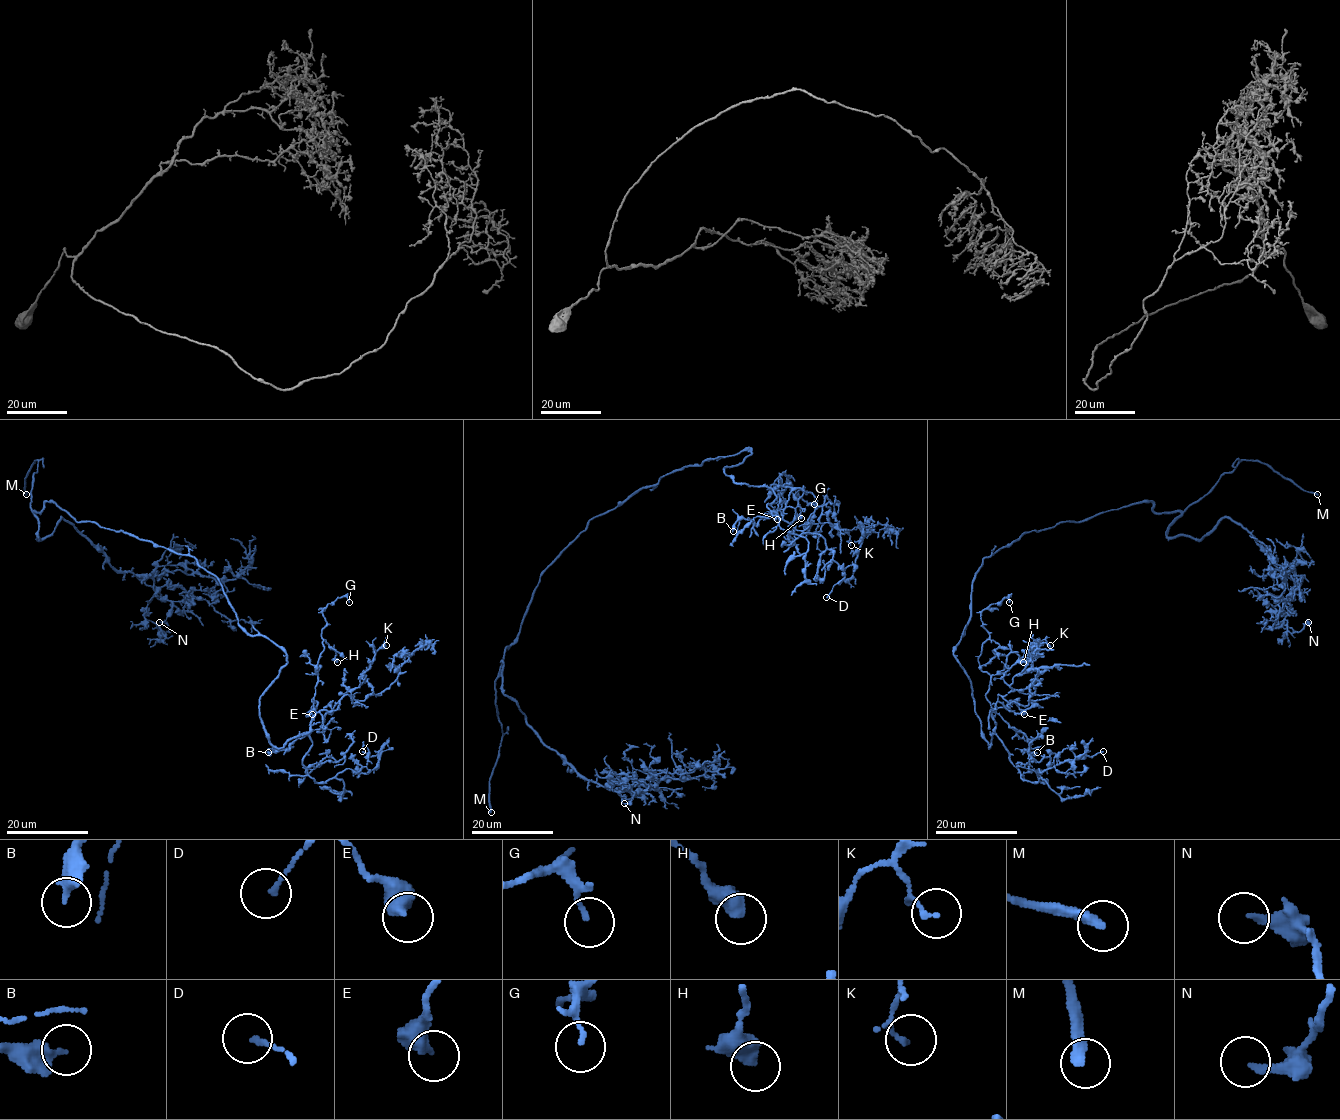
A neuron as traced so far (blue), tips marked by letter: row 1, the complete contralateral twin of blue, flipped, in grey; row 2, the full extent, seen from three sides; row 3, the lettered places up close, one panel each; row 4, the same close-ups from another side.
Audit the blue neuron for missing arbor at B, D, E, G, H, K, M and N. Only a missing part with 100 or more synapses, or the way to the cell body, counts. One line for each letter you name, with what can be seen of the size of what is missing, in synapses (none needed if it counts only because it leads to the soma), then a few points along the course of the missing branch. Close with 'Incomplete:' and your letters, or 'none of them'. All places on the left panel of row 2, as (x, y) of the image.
M: Course of what is missing: (26, 494), (25, 499), (40, 516), (63, 535), (83, 536), (87, 532), (108, 529)
Incomplete: M

